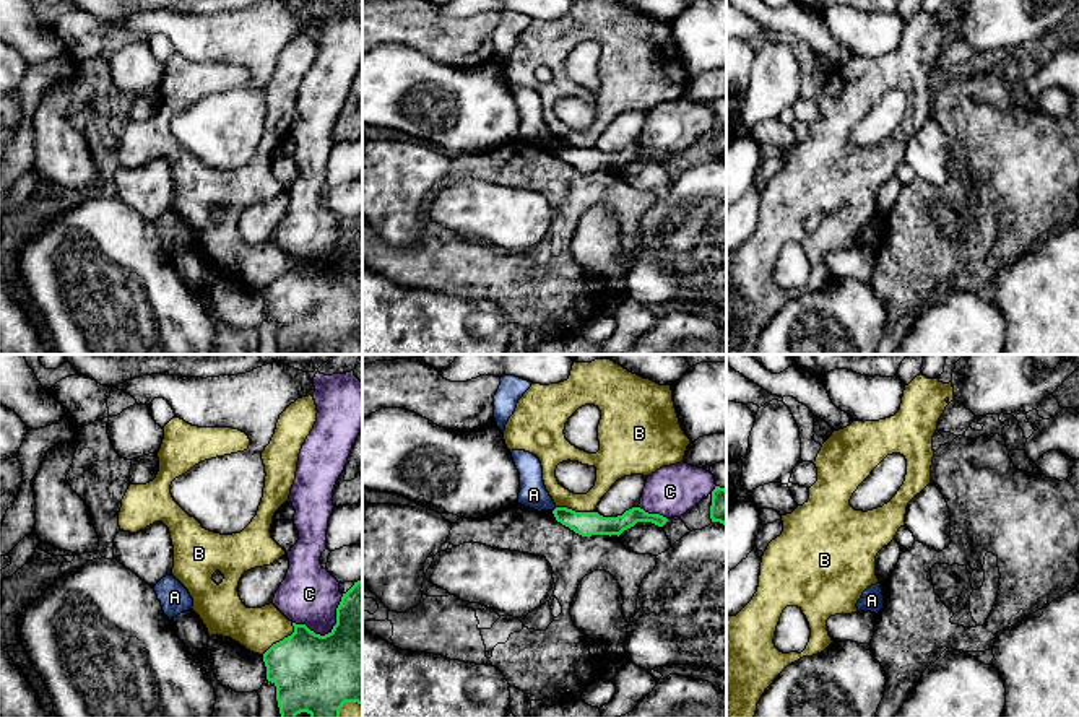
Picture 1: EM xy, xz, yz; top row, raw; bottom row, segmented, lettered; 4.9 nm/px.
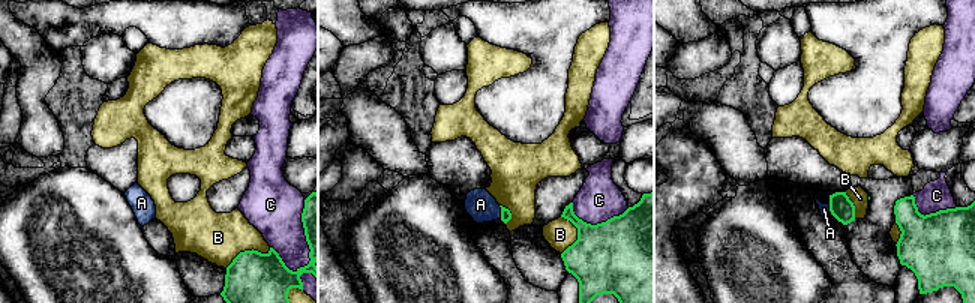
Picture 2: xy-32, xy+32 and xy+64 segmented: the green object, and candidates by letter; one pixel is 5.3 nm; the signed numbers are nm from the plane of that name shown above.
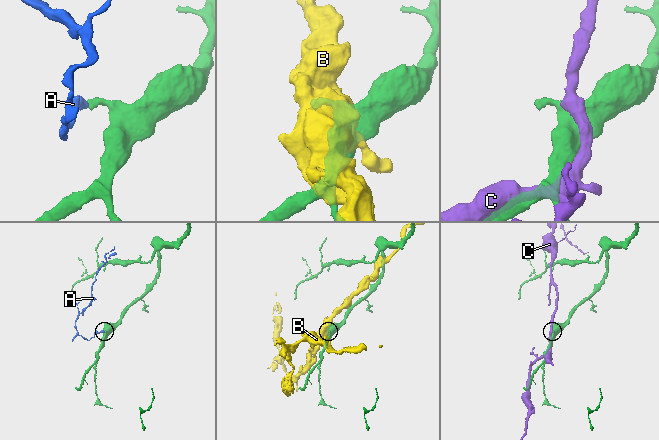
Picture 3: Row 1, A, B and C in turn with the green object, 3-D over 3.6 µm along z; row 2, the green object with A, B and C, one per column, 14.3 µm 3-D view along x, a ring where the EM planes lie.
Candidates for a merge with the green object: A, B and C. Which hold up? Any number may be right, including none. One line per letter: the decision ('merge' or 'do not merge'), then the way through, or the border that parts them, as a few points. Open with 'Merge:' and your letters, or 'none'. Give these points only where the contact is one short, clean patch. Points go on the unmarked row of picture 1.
Merge: none
A: do not merge | along xz (556, 143), (553, 147)
B: do not merge
C: do not merge

